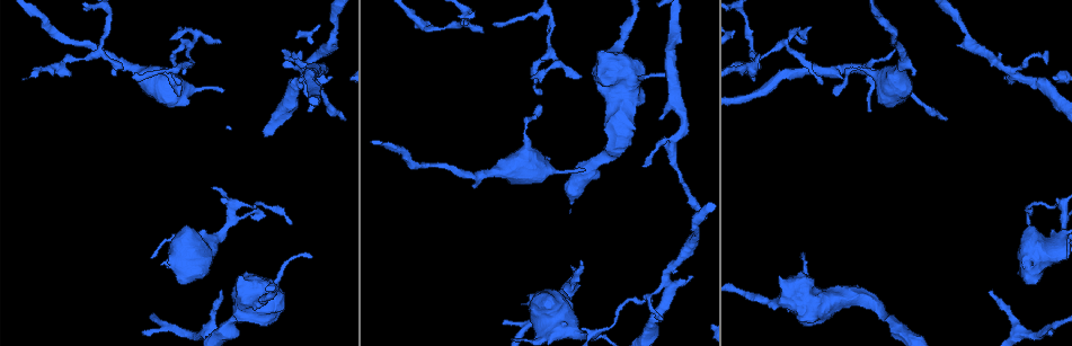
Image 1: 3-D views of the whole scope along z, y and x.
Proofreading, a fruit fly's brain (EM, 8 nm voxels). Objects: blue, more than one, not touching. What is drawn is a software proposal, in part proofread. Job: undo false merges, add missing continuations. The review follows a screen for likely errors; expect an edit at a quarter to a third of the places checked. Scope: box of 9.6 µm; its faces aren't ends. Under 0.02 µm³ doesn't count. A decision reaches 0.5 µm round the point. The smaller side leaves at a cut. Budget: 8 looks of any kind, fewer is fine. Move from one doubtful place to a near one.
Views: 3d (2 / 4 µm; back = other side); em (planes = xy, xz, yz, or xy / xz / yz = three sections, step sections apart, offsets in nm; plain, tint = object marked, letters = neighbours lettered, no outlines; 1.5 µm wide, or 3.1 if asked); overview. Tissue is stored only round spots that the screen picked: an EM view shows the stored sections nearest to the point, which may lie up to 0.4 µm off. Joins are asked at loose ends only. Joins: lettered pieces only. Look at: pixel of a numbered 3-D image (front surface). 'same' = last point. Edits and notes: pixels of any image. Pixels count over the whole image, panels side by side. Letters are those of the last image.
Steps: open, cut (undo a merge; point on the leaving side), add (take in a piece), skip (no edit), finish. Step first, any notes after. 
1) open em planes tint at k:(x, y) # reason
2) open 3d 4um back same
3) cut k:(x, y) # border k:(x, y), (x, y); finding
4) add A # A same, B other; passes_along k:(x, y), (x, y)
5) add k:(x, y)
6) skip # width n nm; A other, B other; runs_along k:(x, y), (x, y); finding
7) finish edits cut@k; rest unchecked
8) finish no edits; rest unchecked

open 3d 4um back at 1:(192, 63) # abrupt turn

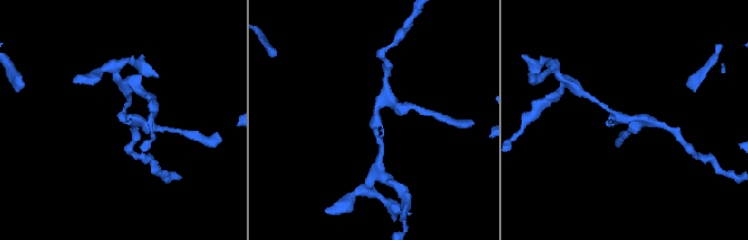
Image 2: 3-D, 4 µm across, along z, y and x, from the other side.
open em planes letters at 2:(629, 119)

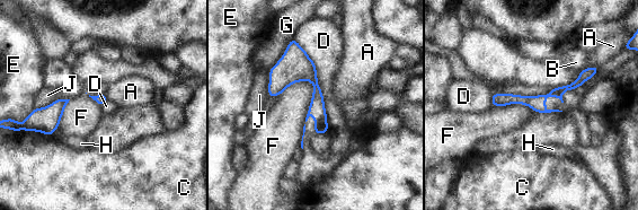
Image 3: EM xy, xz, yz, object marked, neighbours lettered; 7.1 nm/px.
skip # longest_contact D 700 nm; A other, B other, C other, D other, E other, F other, G other, H other, J other; runs_along 3:(591, 70), (539, 101), (494, 102); all the same cell

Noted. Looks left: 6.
open em planes letters at 1:(478, 183) # free end

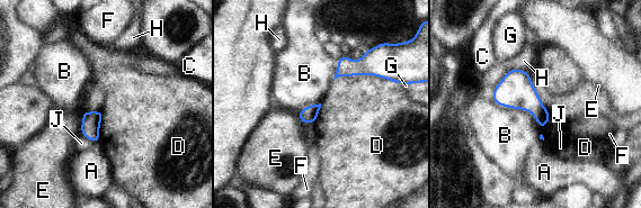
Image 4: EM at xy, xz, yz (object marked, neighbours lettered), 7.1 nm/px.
skip # A other, B other, C other, D other, E other, F other, G other, H other, J other; border 4:(334, 79), (377, 75), (394, 82); no lettered piece goes on from it

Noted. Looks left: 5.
open 3d 4um at 1:(582, 169) # thin end

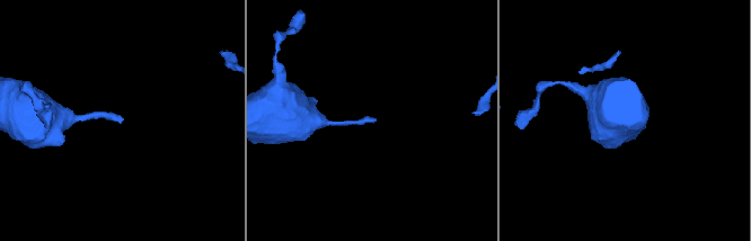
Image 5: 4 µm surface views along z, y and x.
open em planes letters at 5:(374, 120) # shape alone is not enough

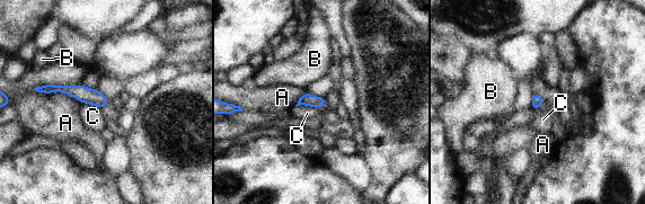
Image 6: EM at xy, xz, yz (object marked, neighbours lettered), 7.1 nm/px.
skip # longest_contact A 360 nm; A other, B other, C other; runs_along 6:(41, 89), (69, 89), (105, 100); none of them fits

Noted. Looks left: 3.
open 3d 4um at 1:(307, 110) # thin end

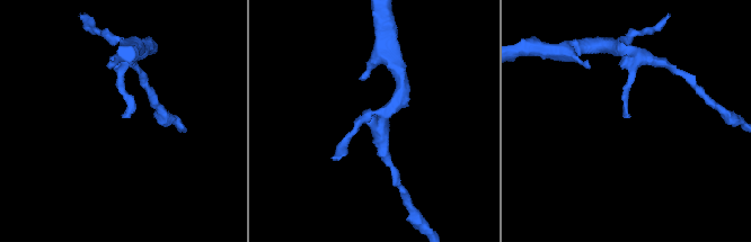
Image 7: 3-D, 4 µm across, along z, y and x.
open em xy step 8 tint at 7:(125, 115)

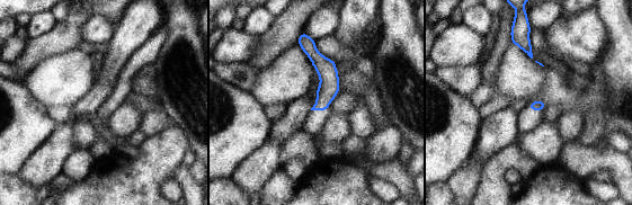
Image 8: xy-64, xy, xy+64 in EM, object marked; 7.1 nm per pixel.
open em planes letters same

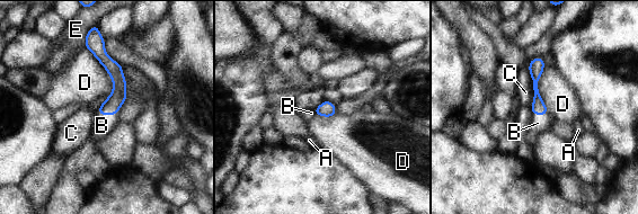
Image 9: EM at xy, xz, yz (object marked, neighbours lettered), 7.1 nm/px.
add B # A other, B same, C other, D other, E other; passes_along 9:(111, 106), (107, 114), (102, 125); it goes on there

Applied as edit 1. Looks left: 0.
finish edits add@9; rest unchecked

